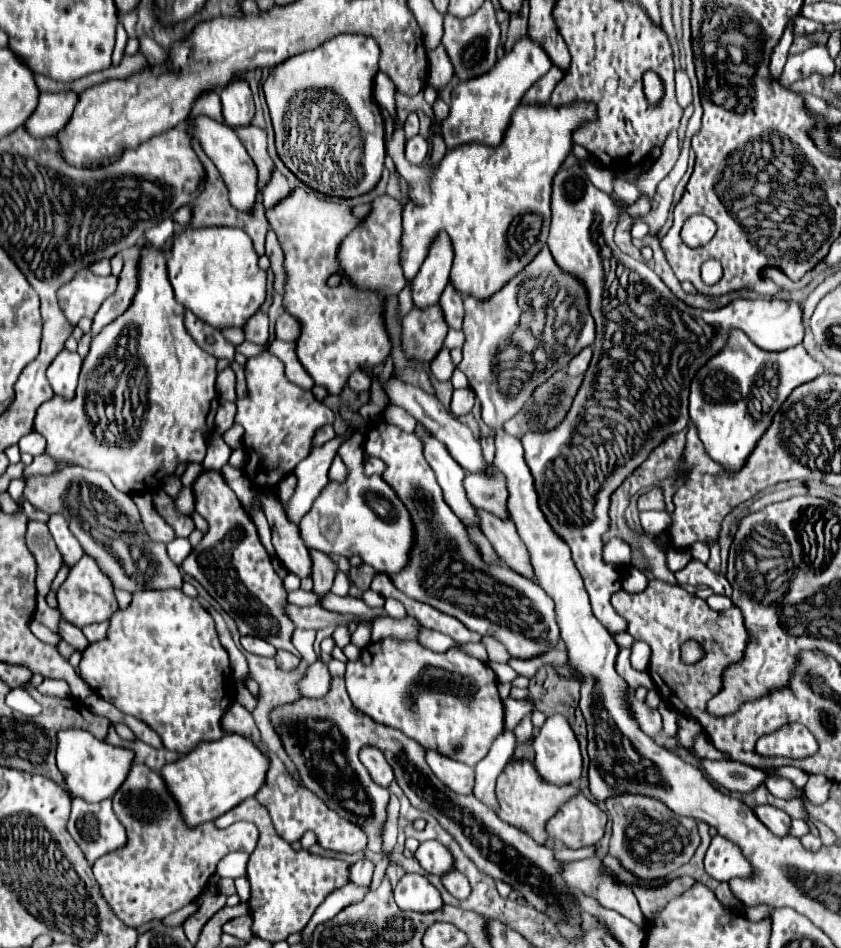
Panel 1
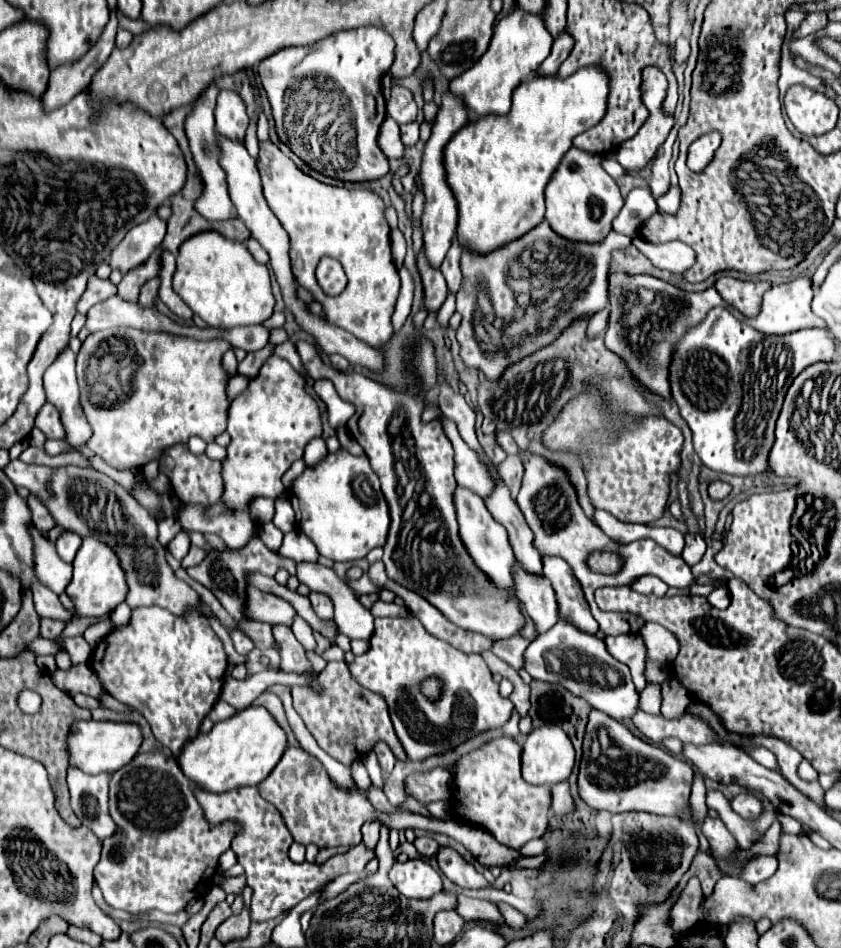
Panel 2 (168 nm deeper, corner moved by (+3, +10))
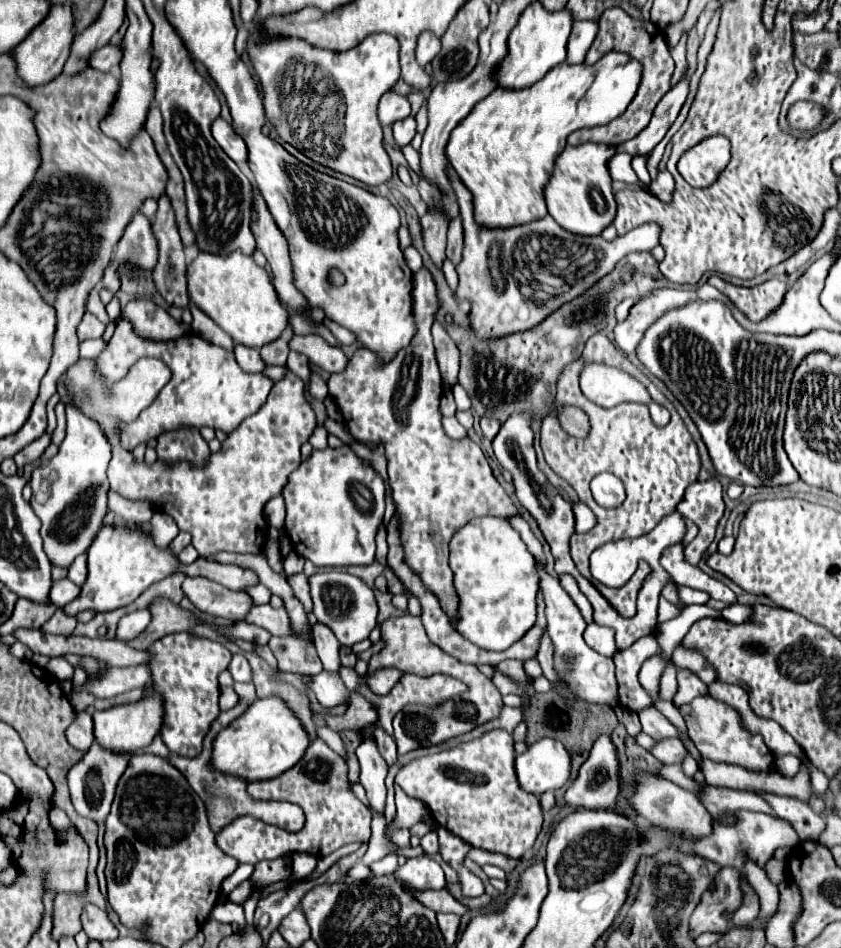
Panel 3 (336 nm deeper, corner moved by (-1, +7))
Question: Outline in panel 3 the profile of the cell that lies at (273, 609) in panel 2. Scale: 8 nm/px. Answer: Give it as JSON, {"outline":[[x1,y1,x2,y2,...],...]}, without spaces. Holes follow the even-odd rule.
{"outline":[[186,577,182,589,200,611,212,617,242,621,254,607,248,593,226,589,224,585,204,577]]}

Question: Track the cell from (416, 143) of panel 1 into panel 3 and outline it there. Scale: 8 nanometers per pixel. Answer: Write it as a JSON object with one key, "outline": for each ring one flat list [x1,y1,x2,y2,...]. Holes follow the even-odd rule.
{"outline":[[408,117,408,119,400,121,400,123,394,123,392,129,394,129,394,139,396,139,396,143,398,143,400,147,404,147,404,145,412,143,412,139,414,139,414,135,416,135,416,119,414,119,414,117]]}

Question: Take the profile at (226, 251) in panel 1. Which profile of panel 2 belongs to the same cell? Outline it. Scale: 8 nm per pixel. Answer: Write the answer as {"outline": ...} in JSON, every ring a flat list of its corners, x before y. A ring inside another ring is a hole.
{"outline":[[200,232,180,246,174,272,174,292,194,314,216,328,262,324,272,316,276,304,268,268,258,264,244,244,230,242,218,232]]}

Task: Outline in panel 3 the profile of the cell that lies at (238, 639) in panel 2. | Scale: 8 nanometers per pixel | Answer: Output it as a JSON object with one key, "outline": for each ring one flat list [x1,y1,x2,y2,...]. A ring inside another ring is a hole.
{"outline":[[234,653,232,655,232,663,230,663,230,673,234,677,234,681,250,681,252,679,252,671,250,671,250,663,242,653]]}

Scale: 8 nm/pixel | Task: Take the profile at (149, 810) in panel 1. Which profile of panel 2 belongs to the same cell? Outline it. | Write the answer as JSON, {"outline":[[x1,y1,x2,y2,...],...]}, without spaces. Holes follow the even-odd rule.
{"outline":[[140,752,126,766,122,766,110,780,110,816,120,832,104,840,102,858,94,868,94,878,104,894,104,900,112,908,128,912,148,912,158,908,168,914,178,914,194,898,204,898,212,886,212,878,218,870,218,858,230,848,236,836,236,824,210,826,204,820,202,808,192,792,190,780,180,772,176,758,162,752]]}

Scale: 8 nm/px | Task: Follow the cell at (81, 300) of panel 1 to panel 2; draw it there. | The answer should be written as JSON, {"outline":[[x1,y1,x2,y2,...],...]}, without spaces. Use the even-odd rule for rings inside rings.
{"outline":[[92,276,90,282,88,282,88,290,84,292,84,296,78,302,78,312,86,314,94,304,104,302,108,296,114,296,116,292,118,290,116,290,116,286,110,280,100,280,100,278]]}

